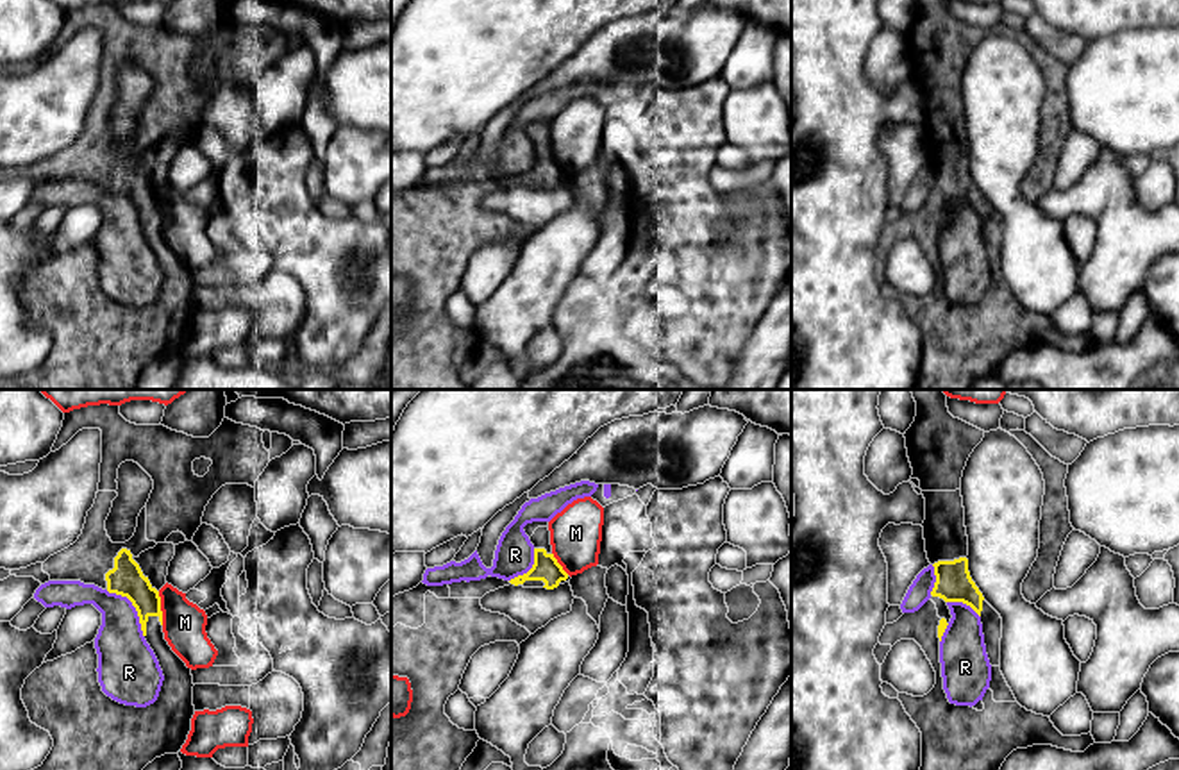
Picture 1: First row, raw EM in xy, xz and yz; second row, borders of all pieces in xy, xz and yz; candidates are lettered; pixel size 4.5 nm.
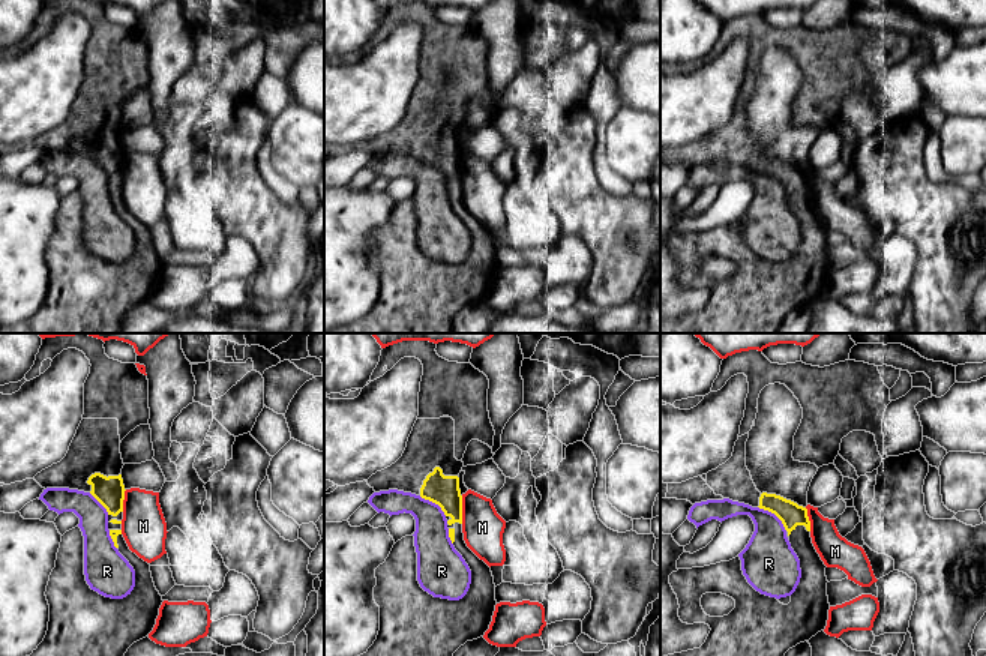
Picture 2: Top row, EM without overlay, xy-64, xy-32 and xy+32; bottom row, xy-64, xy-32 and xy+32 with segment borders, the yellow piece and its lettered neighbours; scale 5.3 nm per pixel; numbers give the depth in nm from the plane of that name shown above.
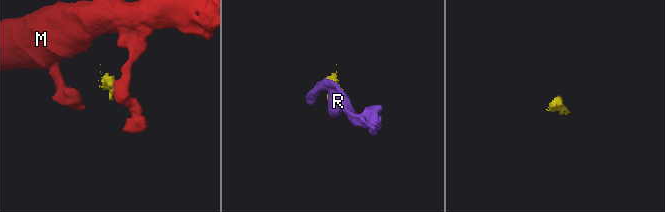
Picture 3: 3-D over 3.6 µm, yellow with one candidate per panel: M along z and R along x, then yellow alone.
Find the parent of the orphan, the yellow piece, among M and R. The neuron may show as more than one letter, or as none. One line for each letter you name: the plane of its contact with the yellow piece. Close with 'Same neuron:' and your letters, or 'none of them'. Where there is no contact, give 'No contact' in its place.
Same neuron: none of them

